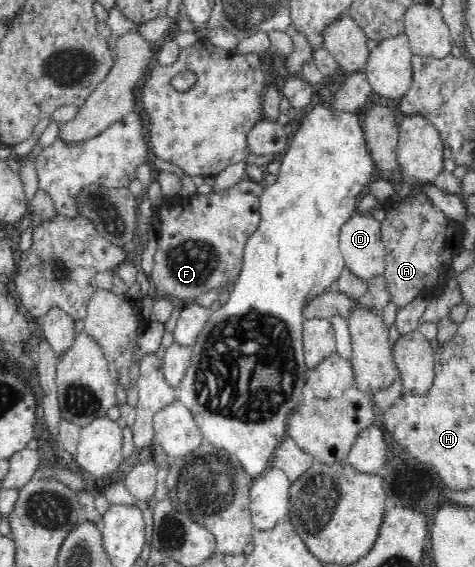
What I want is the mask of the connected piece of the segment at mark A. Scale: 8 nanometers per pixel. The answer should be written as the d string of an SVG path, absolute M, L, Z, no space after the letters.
M418 192L415 196L407 196L404 198L395 198L390 199L386 203L386 213L385 213L385 219L381 222L381 234L383 243L385 244L386 254L385 254L385 268L383 271L383 276L385 277L386 285L388 286L389 292L391 293L391 299L398 308L404 307L404 305L410 303L413 301L416 297L420 297L420 293L425 290L430 291L431 286L433 286L432 283L436 283L437 279L442 279L444 277L444 271L448 271L448 267L450 267L452 263L452 243L454 243L454 236L451 236L451 232L453 231L453 220L450 220L448 217L446 217L441 211L438 211L427 199L426 196L423 195L423 193Z

